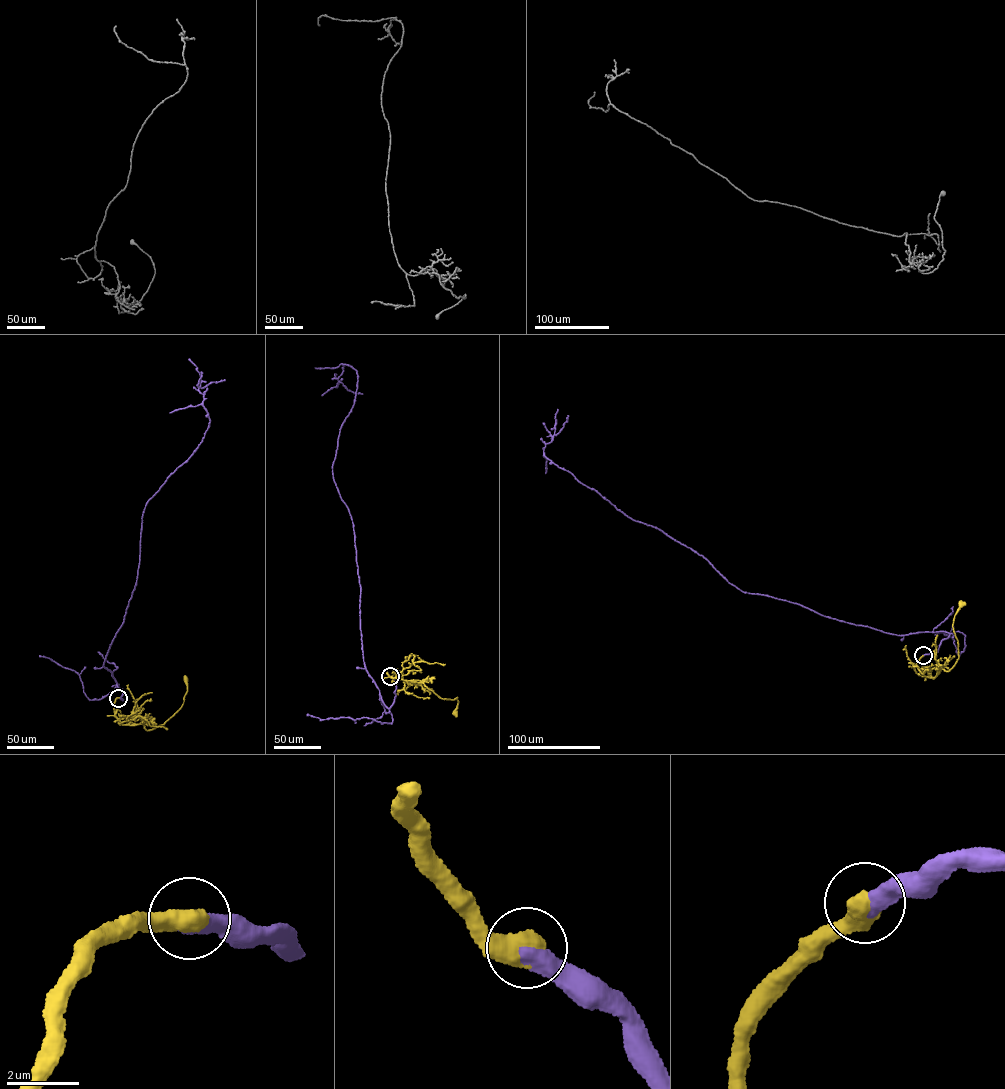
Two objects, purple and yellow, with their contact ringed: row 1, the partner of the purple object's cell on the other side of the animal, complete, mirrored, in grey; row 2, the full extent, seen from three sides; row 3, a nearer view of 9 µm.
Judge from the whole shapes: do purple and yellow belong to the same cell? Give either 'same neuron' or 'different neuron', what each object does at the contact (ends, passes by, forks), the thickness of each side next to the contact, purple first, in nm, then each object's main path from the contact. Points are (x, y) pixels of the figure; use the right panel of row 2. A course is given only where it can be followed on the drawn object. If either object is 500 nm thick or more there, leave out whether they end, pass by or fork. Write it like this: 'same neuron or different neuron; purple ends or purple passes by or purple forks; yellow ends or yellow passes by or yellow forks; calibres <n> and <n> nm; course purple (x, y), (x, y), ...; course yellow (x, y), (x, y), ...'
same neuron; calibres 550 and 650 nm; course purple (923, 655), (938, 651), (949, 634), (885, 632), (744, 592), (702, 555), (624, 514), (544, 455), (558, 409); course yellow (922, 655), (920, 663), (933, 678), (938, 669), (947, 671), (954, 665), (959, 656), (952, 625), (960, 601)

